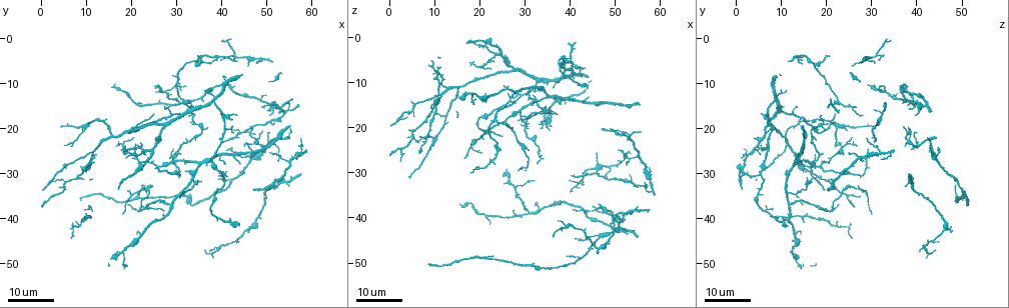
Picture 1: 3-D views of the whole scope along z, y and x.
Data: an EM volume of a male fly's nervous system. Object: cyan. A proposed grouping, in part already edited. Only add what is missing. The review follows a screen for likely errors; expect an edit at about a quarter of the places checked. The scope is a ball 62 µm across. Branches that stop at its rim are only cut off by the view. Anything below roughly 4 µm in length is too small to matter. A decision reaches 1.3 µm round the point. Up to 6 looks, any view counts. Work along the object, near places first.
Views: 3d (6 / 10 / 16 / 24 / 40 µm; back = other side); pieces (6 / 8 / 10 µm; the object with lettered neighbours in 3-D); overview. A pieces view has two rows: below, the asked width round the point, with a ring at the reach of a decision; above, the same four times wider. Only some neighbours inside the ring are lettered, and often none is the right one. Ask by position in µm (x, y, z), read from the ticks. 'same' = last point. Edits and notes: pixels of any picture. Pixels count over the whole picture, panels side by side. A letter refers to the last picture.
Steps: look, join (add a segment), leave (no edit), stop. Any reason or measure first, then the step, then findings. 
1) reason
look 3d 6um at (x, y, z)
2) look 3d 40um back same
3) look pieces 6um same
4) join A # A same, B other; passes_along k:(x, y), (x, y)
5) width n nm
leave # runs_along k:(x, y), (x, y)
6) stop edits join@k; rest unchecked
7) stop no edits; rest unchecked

tapers out
look 3d 24um at (41.0, 23.0, 30.5)

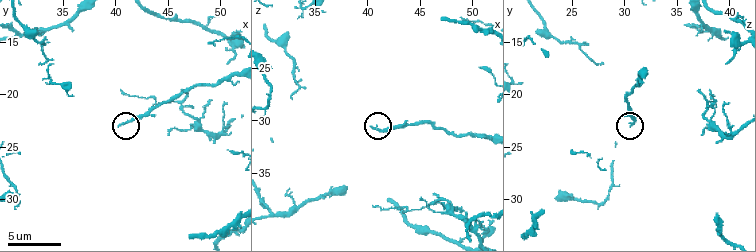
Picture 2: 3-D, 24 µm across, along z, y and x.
what lies round it
look pieces 6um at (40.6, 23.0, 30.4)

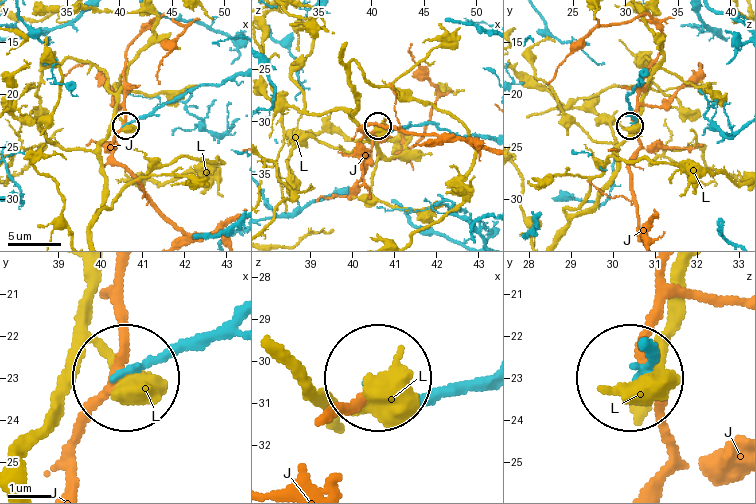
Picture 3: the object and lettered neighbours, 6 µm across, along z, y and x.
leave # J other, L other; none of them fits

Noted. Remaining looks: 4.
an open end
look 3d 16um at (25.0, 16.5, 22.0)

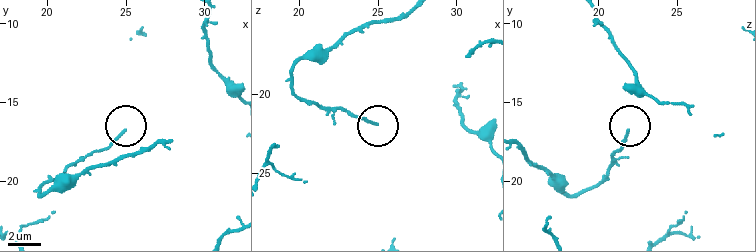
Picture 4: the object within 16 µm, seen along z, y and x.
what lies round it
look pieces 10um at (24.8, 16.8, 22.0)

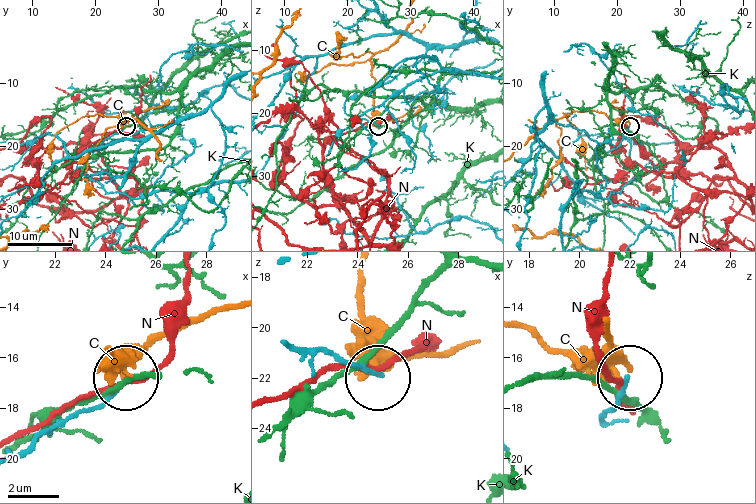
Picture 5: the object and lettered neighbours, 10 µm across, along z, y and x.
width 150 nm
leave # C other, K other, N other; runs_along 5:(578, 128), (608, 151), (619, 146), (628, 127); no lettered segment goes on from it

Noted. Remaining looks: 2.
free end
look 3d 24um at (7.0, 24.0, 22.0)

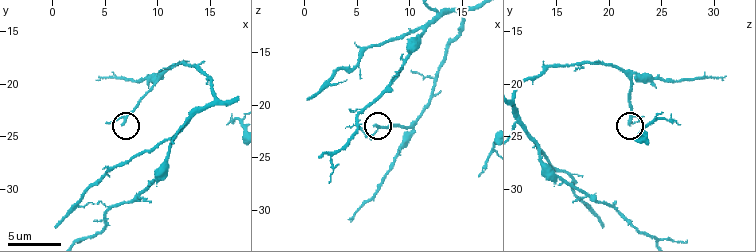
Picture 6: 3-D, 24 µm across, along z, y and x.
look pieces 6um at (6.8, 23.8, 22.0)

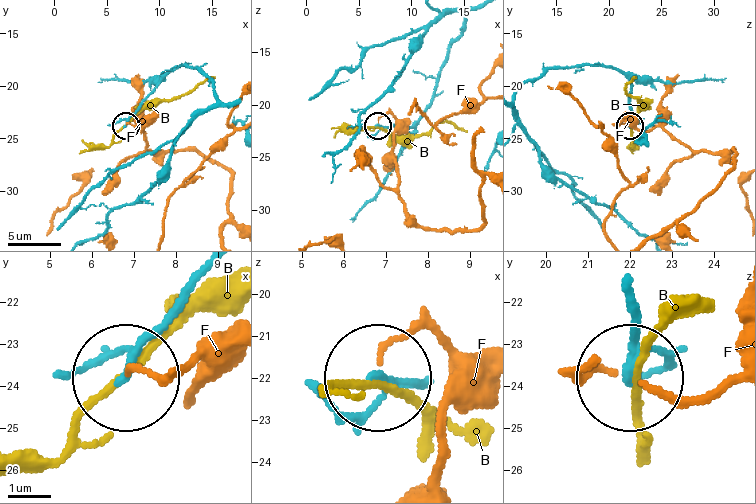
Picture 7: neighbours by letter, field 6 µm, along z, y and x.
leave # B other, F other; runs_along 7:(636, 303), (625, 374); none of them fits

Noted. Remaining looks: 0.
stop no edits; rest unchecked

